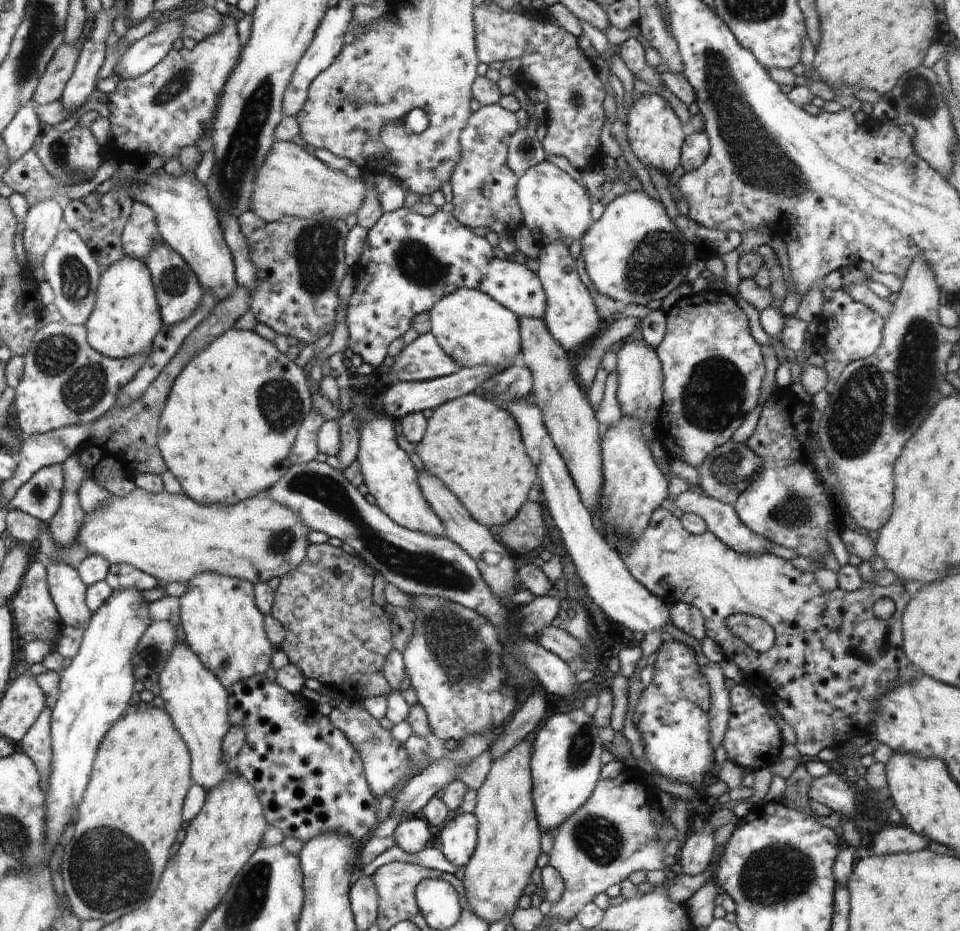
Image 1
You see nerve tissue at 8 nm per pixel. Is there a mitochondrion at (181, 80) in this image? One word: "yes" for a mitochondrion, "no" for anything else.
yes

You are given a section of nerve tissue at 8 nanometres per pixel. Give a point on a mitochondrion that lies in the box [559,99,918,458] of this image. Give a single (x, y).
(712, 397)

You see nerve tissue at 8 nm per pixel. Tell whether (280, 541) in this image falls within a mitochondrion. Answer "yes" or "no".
yes

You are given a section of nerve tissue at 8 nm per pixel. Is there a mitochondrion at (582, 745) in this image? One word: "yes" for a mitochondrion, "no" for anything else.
yes

